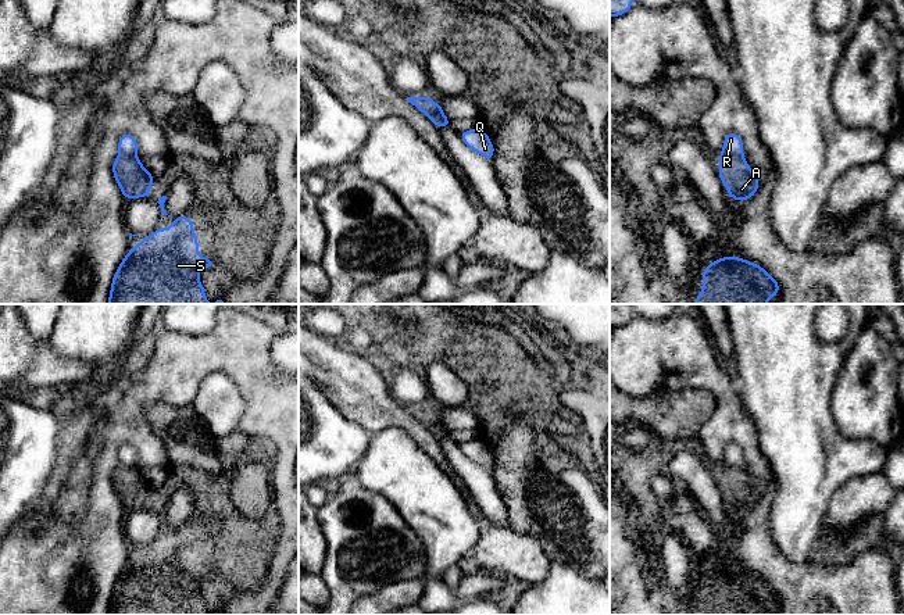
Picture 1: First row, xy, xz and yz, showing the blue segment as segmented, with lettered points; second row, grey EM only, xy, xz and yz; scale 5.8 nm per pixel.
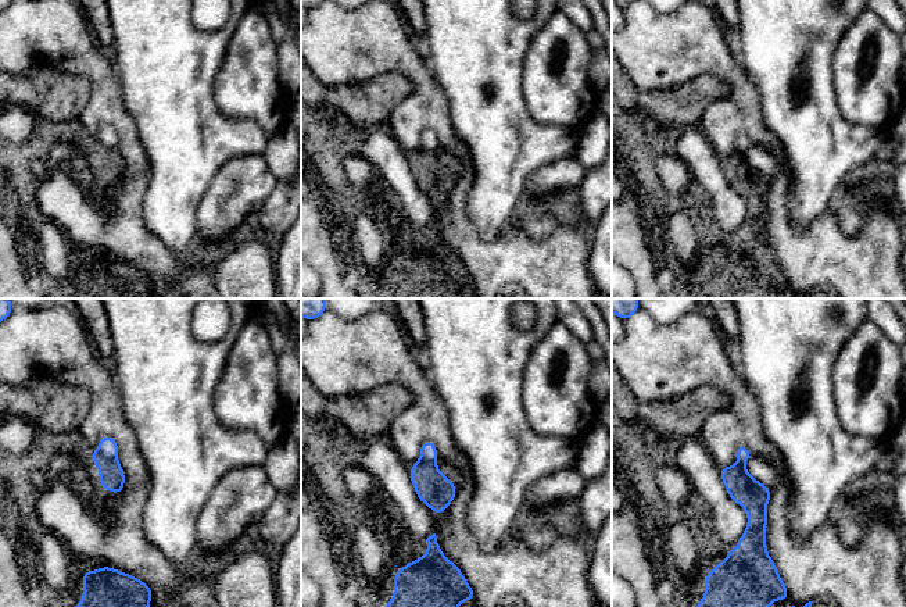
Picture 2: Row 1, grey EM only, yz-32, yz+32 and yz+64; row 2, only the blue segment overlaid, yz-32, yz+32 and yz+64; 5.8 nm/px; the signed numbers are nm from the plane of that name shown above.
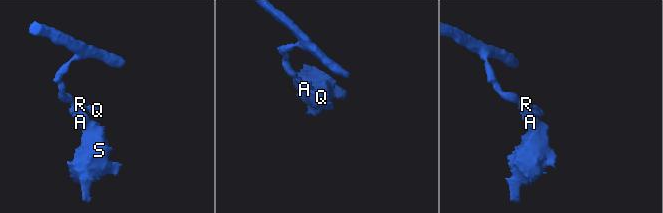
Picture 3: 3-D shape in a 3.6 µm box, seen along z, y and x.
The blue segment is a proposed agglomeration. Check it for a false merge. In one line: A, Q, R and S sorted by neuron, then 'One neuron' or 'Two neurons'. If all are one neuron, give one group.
Groups: A S / Q R. Two neurons

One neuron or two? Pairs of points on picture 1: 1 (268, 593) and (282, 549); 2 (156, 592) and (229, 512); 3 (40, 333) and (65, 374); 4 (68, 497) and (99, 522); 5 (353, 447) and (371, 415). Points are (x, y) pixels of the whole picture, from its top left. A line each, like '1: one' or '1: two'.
1: one
2: one
3: two
4: two
5: two

